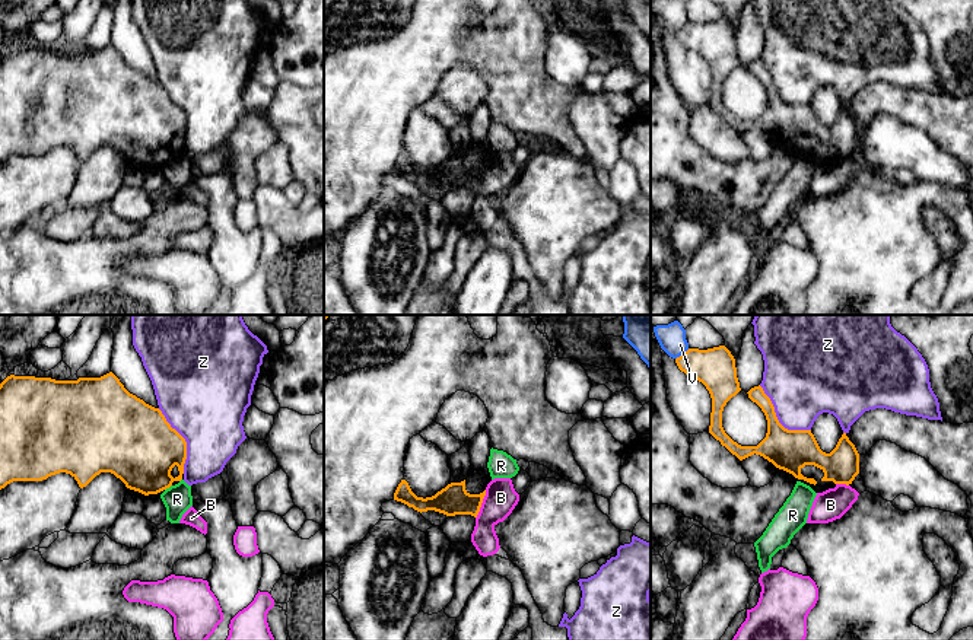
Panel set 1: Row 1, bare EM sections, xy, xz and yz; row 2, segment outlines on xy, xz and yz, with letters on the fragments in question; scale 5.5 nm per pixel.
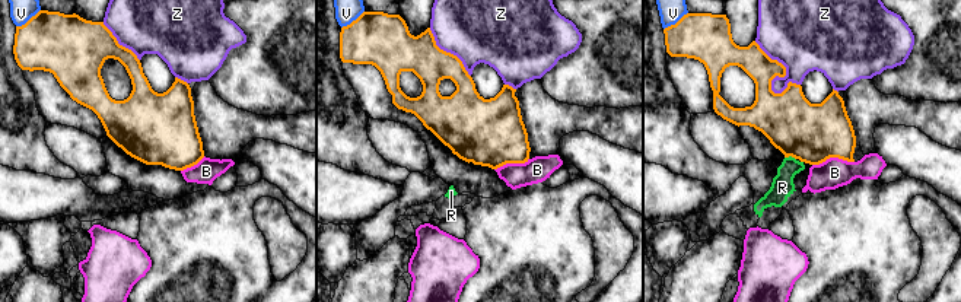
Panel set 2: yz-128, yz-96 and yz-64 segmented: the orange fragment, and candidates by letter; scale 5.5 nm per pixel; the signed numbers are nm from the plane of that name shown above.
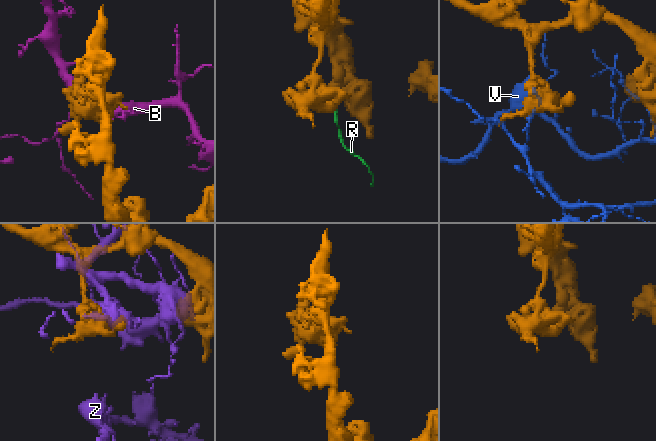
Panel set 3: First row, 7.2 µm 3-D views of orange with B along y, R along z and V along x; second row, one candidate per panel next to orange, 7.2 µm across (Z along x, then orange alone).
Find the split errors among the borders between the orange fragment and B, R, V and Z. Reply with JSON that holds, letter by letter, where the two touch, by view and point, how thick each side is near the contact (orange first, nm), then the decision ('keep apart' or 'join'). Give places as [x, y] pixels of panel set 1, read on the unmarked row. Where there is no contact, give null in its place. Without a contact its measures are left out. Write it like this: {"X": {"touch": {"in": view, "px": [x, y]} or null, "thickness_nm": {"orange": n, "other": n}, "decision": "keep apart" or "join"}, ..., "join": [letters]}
{"B": {"touch": {"in": "xz", "px": [480, 178]}, "thickness_nm": {"orange": 160, "other": 180}, "decision": "keep apart"}, "R": {"touch": {"in": "xy", "px": [168, 161]}, "thickness_nm": {"orange": 380, "other": 160}, "decision": "keep apart"}, "V": {"touch": {"in": "yz", "px": [683, 26]}, "thickness_nm": {"orange": 220, "other": 150}, "decision": "keep apart"}, "Z": {"touch": {"in": "yz", "px": [776, 92]}, "thickness_nm": {"orange": 220, "other": 400}, "decision": "keep apart"}, "join": []}

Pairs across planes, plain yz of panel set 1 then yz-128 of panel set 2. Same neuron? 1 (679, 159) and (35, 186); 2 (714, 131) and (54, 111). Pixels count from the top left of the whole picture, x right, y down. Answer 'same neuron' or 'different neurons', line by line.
1: different neurons
2: different neurons

